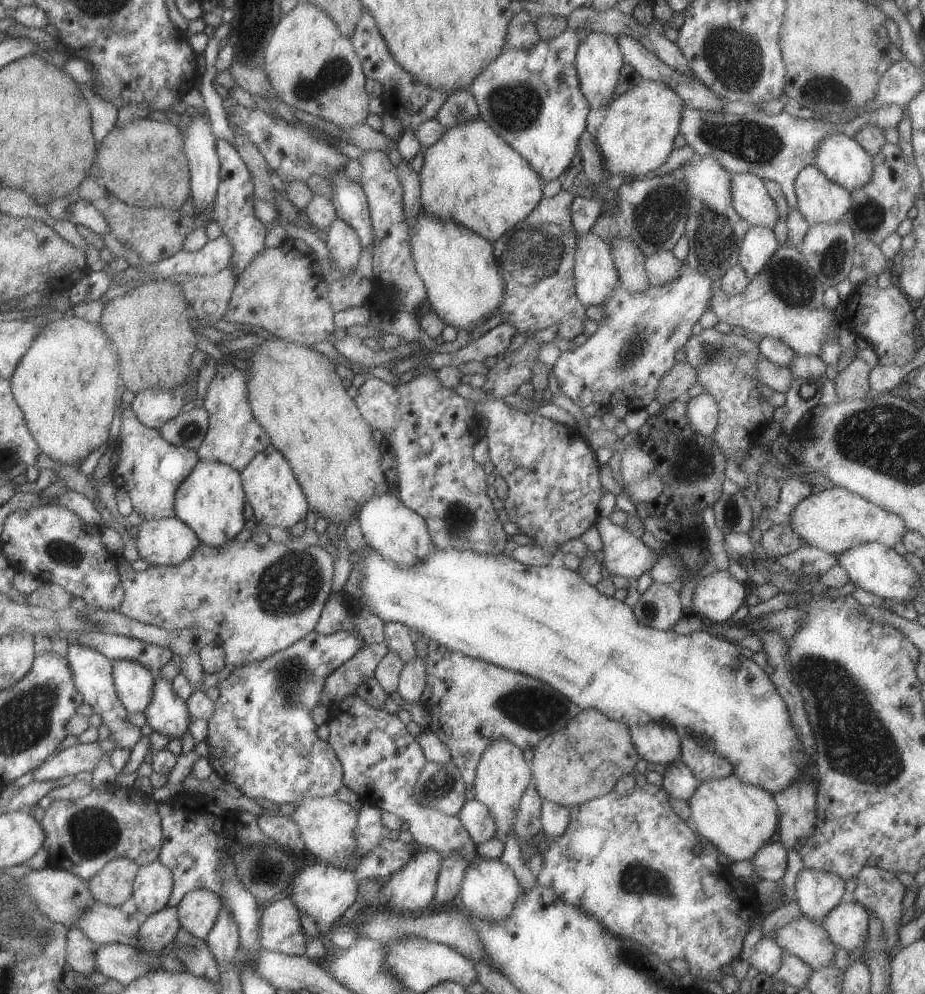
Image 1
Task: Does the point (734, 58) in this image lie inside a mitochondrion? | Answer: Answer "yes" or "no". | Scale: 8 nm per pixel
yes

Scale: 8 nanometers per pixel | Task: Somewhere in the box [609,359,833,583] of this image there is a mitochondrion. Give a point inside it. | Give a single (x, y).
(691, 466)

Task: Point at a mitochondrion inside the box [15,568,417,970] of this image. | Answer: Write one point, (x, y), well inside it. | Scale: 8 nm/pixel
(93, 832)

